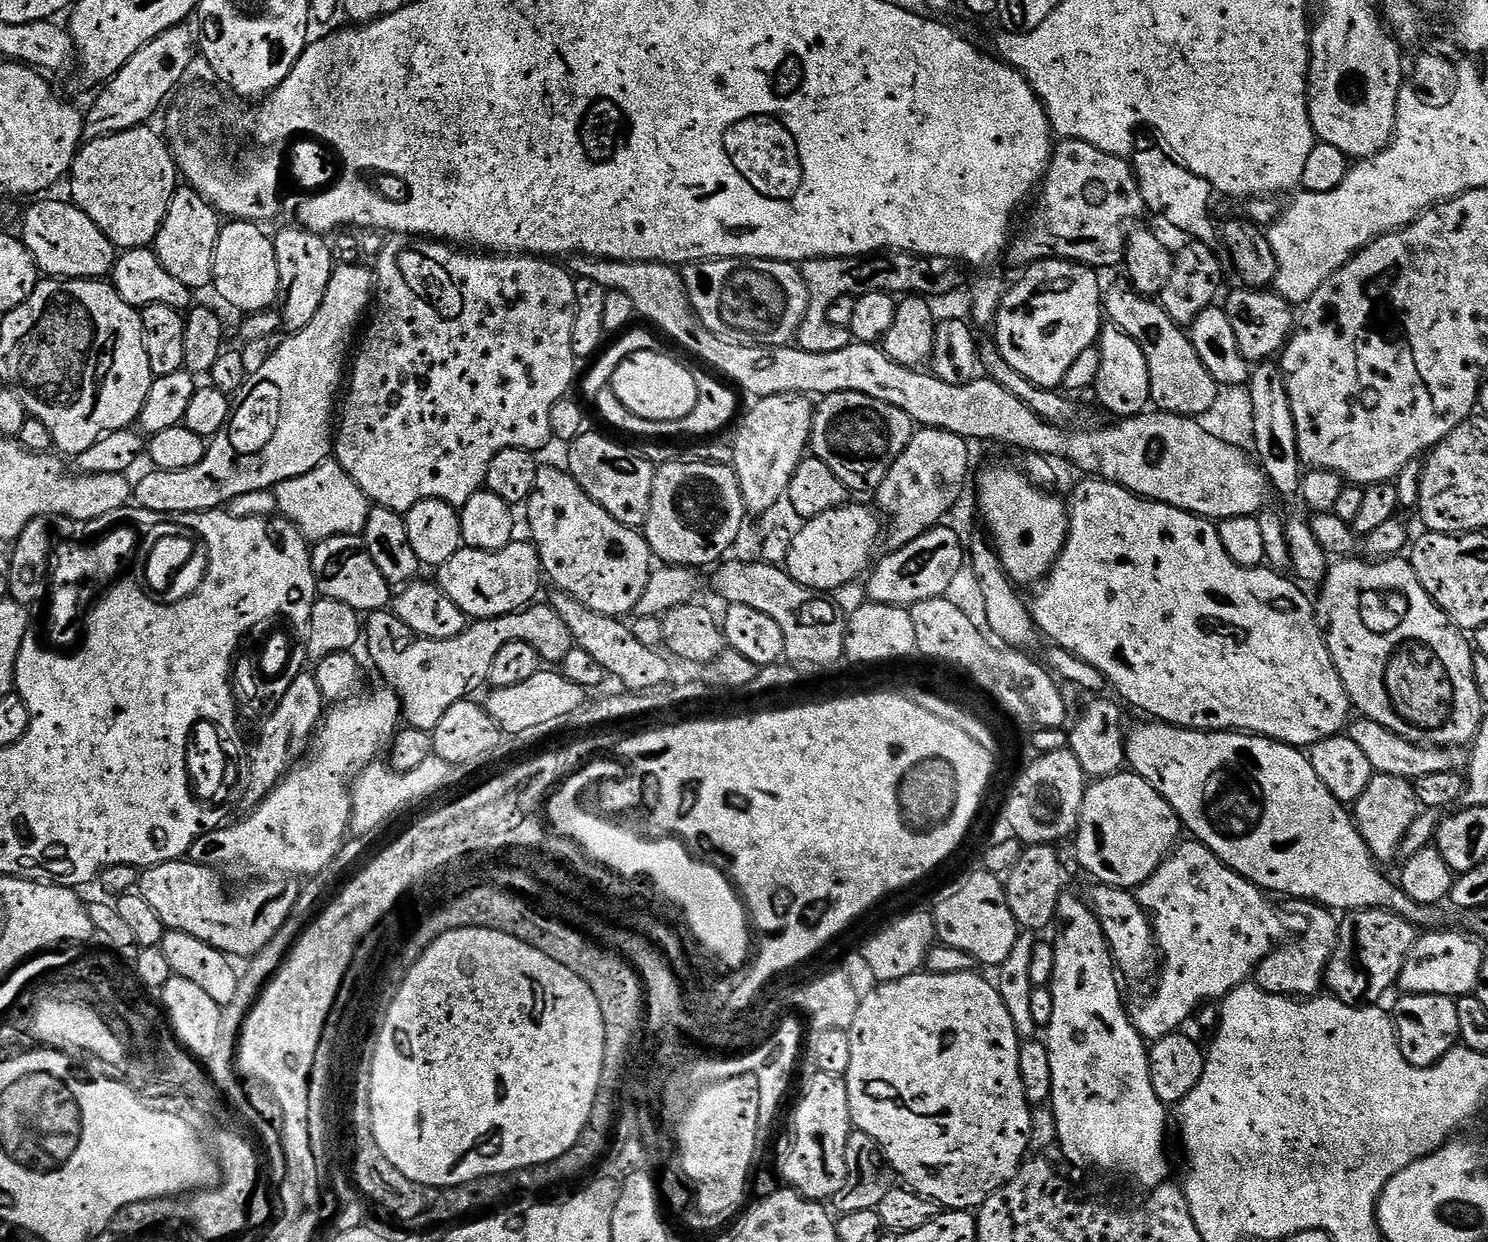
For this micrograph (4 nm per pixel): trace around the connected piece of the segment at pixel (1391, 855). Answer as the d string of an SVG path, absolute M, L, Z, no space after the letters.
M1373 775L1366 790L1362 790L1362 794L1354 802L1356 828L1362 834L1366 846L1372 851L1373 860L1395 861L1399 857L1402 838L1406 838L1414 818L1421 810L1413 781L1393 776Z

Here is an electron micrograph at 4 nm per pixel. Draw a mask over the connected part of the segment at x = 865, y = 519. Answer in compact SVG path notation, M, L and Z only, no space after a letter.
M849 502L842 508L818 514L818 518L803 521L799 525L801 528L797 527L793 531L790 542L790 554L786 565L790 578L794 578L794 582L798 582L803 588L812 589L817 594L832 594L835 588L858 579L860 575L861 579L873 563L872 551L876 548L876 539L882 536L881 517L869 508Z

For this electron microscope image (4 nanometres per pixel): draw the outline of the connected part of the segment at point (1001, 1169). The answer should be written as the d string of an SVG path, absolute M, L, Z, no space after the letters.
M921 970L889 984L877 983L872 986L876 988L861 995L858 1014L854 1014L854 1022L846 1030L850 1038L850 1066L846 1079L853 1129L865 1132L870 1138L874 1138L874 1142L880 1145L887 1167L895 1175L897 1172L907 1187L919 1196L939 1204L941 1209L954 1212L979 1209L990 1194L994 1194L1007 1180L1016 1175L1030 1152L1033 1109L1026 1098L1026 1090L1022 1086L1022 1074L1018 1070L1018 1054L1022 1041L1020 1035L1016 1033L1014 1022L1010 1022L1010 1010L1006 1010L1006 1002L1002 1002L995 983L991 979L979 976L978 973L979 971L973 970L958 974L934 974Z

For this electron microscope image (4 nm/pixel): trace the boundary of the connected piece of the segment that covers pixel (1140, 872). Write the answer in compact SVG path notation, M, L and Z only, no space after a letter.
M1121 770L1112 776L1093 779L1085 787L1080 821L1074 833L1076 860L1093 876L1093 881L1110 888L1136 890L1154 875L1163 860L1168 859L1181 839L1180 832L1182 833L1182 825L1170 802L1166 802L1166 798L1157 794L1150 782L1146 782L1135 772Z

